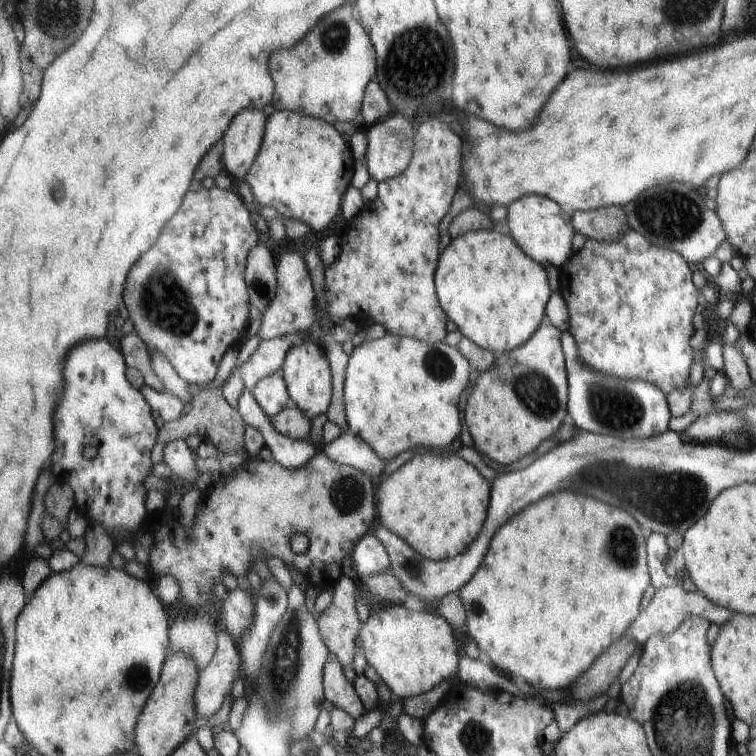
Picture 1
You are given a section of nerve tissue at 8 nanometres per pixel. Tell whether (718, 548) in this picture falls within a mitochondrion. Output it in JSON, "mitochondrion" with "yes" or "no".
{"mitochondrion":"no"}

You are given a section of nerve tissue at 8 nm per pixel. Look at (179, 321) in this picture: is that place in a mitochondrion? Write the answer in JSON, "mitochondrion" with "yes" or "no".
{"mitochondrion":"yes"}

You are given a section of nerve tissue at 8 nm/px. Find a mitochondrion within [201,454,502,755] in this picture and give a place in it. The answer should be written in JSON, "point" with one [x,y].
{"point":[284,662]}

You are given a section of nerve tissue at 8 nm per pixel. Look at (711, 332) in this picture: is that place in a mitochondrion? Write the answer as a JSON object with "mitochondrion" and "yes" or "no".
{"mitochondrion":"no"}

